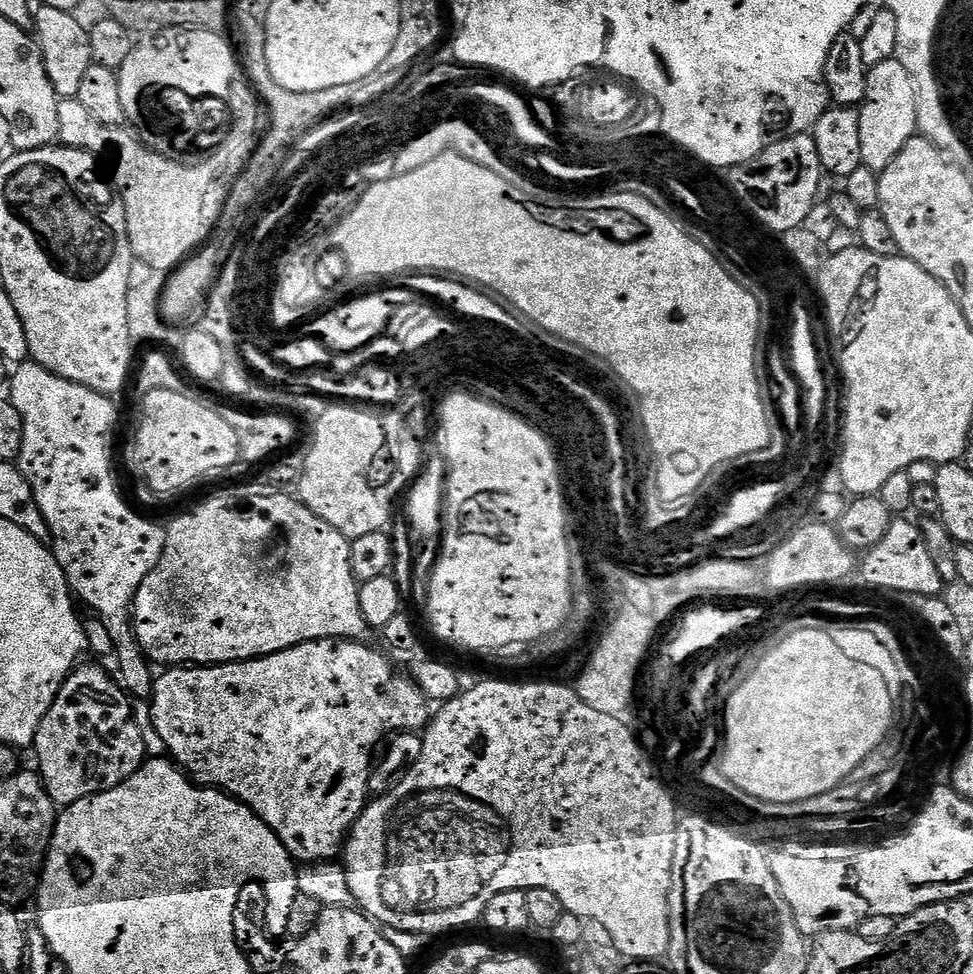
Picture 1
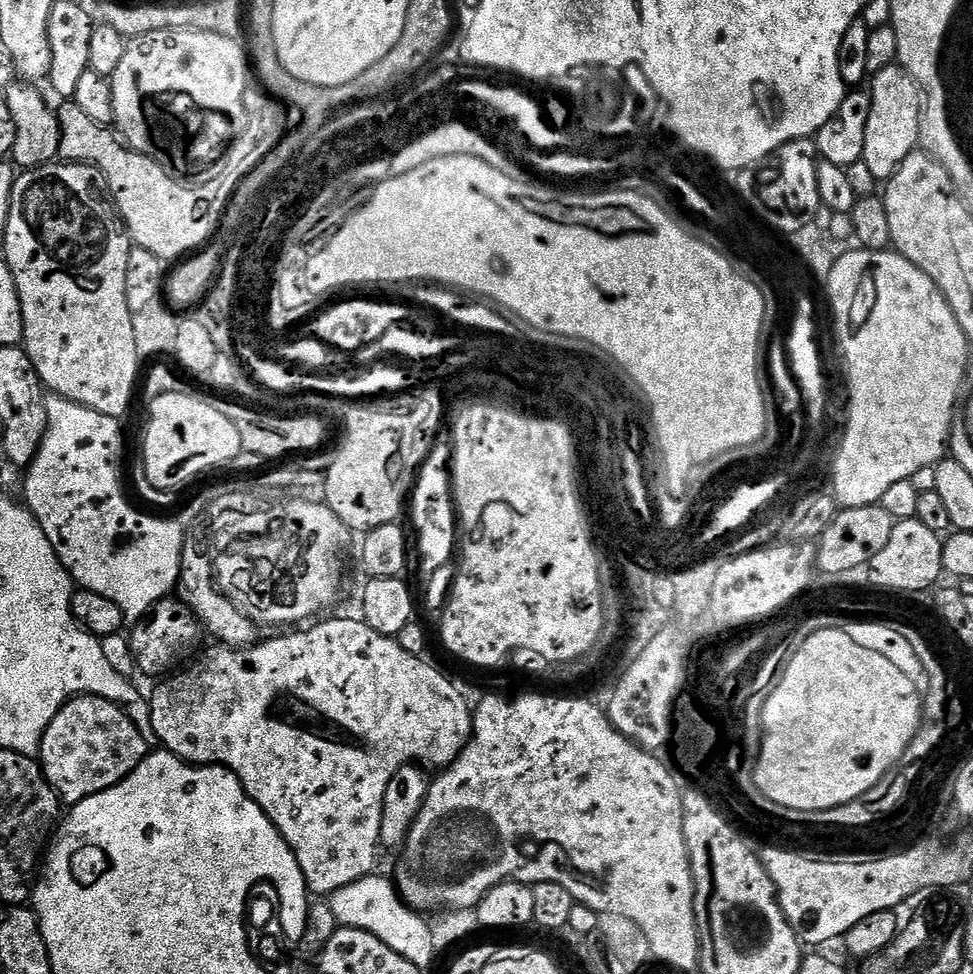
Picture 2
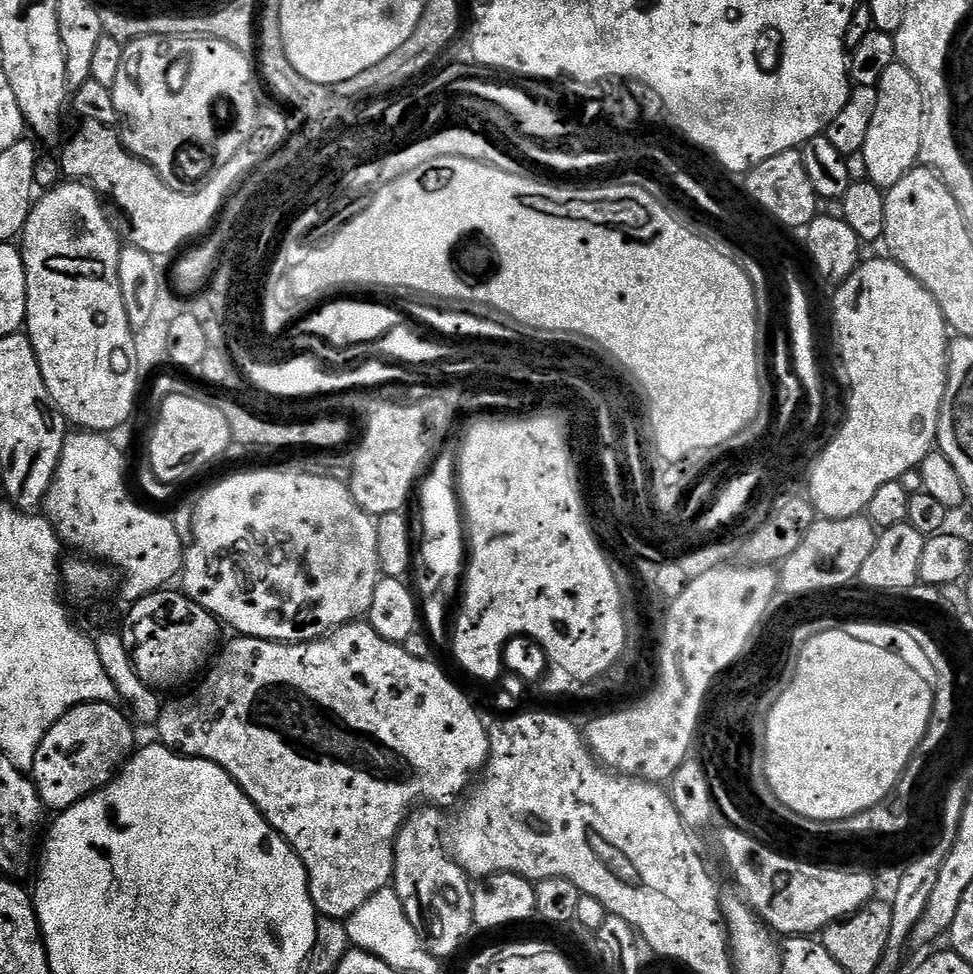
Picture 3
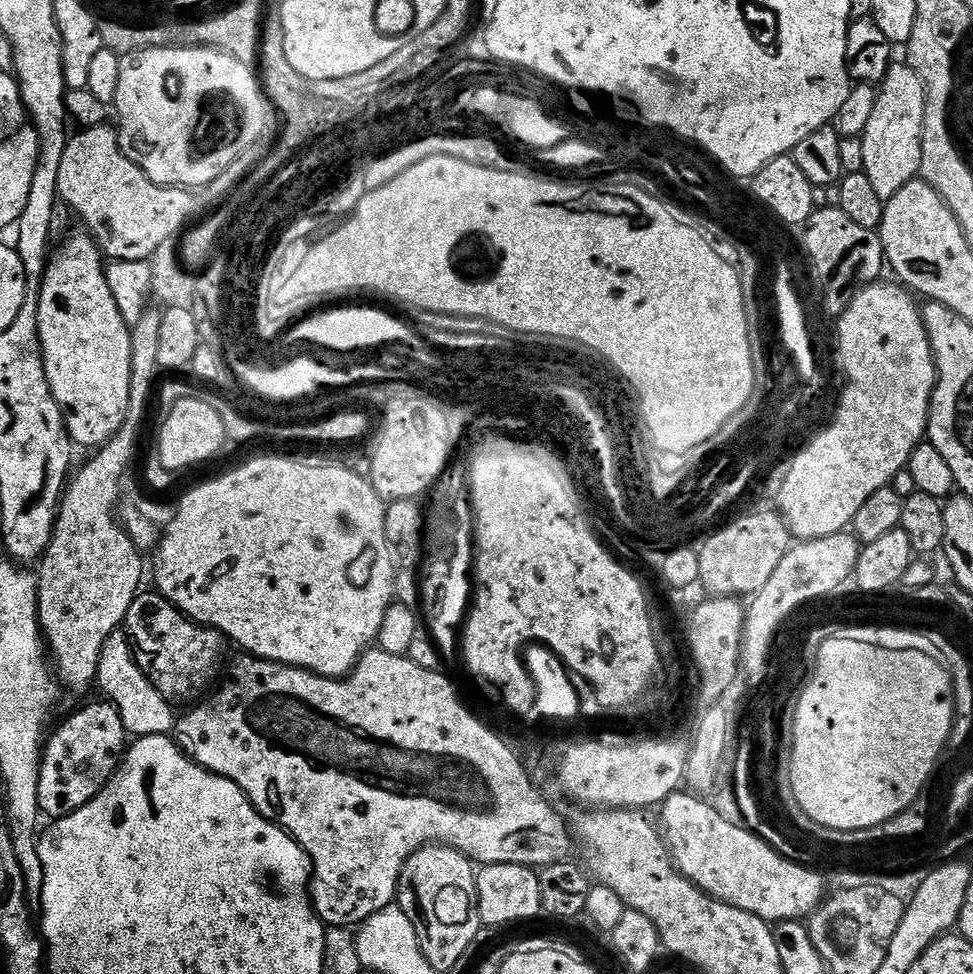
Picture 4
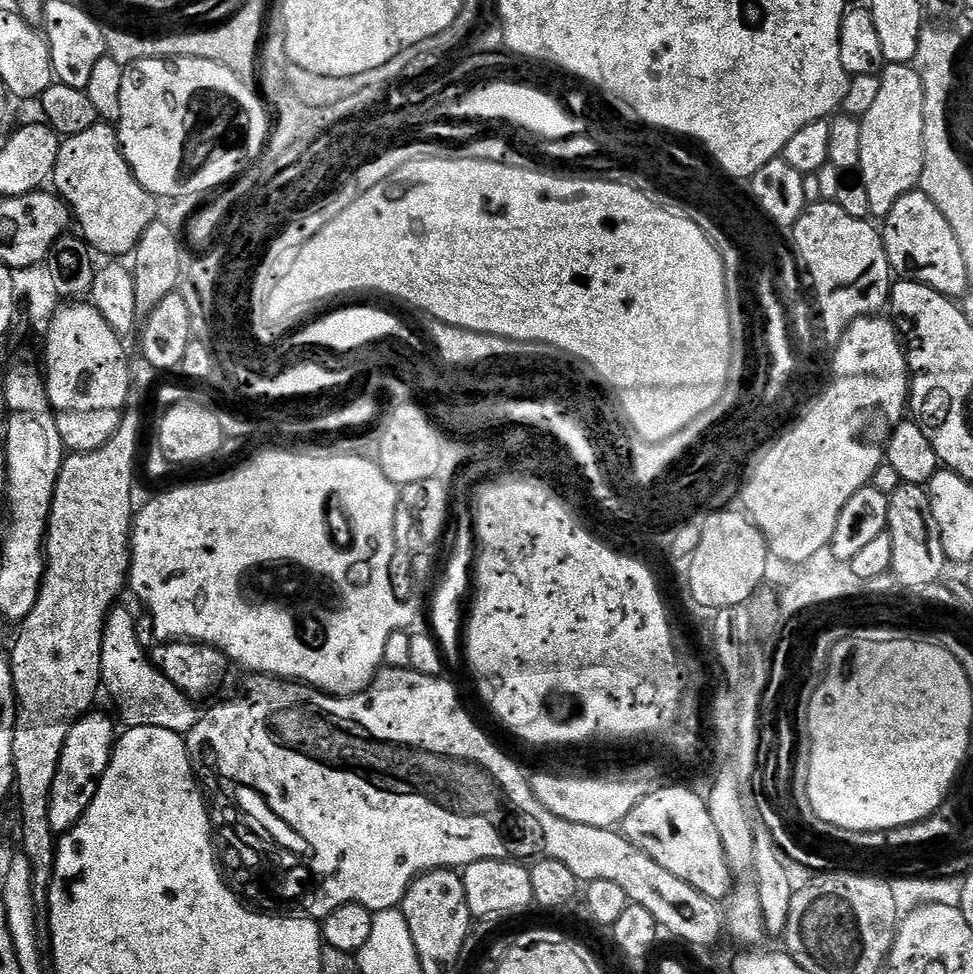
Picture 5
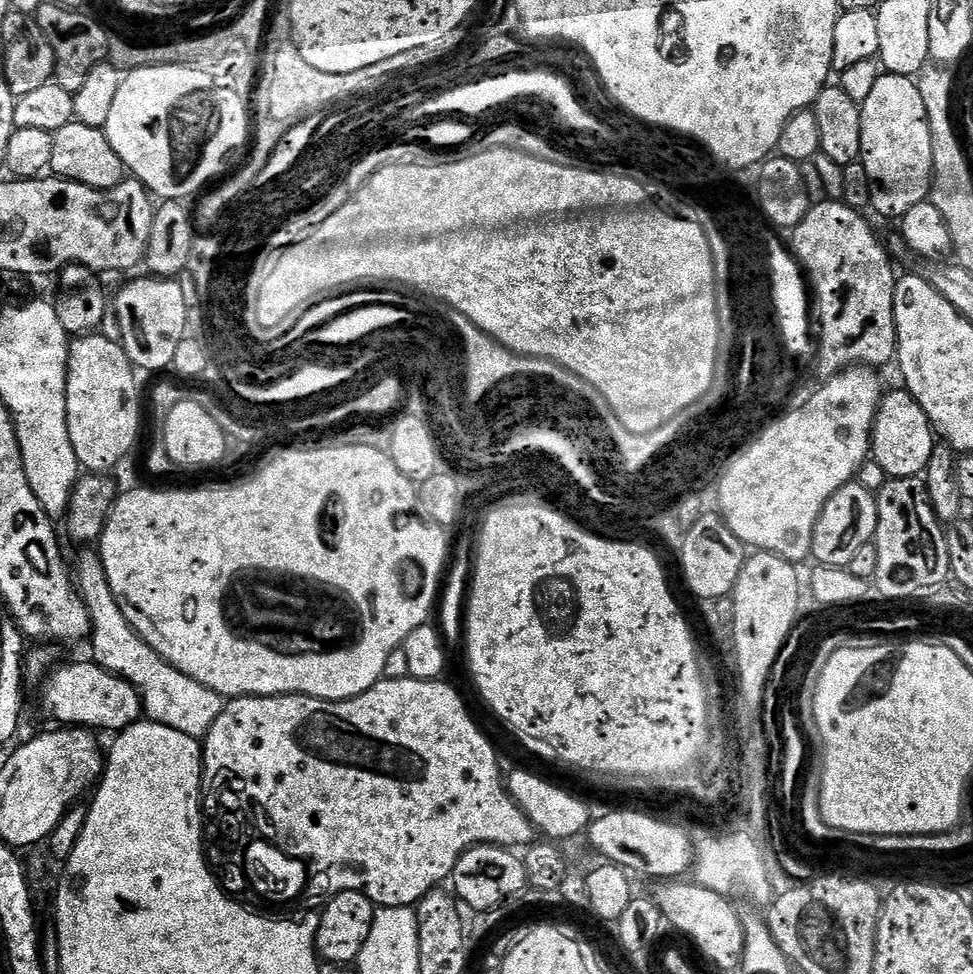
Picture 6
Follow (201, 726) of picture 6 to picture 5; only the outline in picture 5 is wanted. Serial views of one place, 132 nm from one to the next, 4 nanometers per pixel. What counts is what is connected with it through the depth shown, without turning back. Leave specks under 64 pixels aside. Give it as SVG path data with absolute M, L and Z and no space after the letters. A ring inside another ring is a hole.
M116 606L108 615L102 638L102 684L112 695L120 716L128 728L158 726L187 734L198 719L197 706L189 697L163 676L150 659L149 653L136 634L137 621L122 606Z

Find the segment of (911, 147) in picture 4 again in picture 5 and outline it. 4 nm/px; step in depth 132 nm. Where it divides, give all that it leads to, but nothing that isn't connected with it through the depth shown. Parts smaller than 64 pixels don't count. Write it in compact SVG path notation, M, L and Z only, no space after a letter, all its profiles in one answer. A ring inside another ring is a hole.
M885 63L878 98L859 124L862 158L858 179L866 186L872 216L883 218L890 214L898 198L919 185L924 169L924 91L912 64Z

